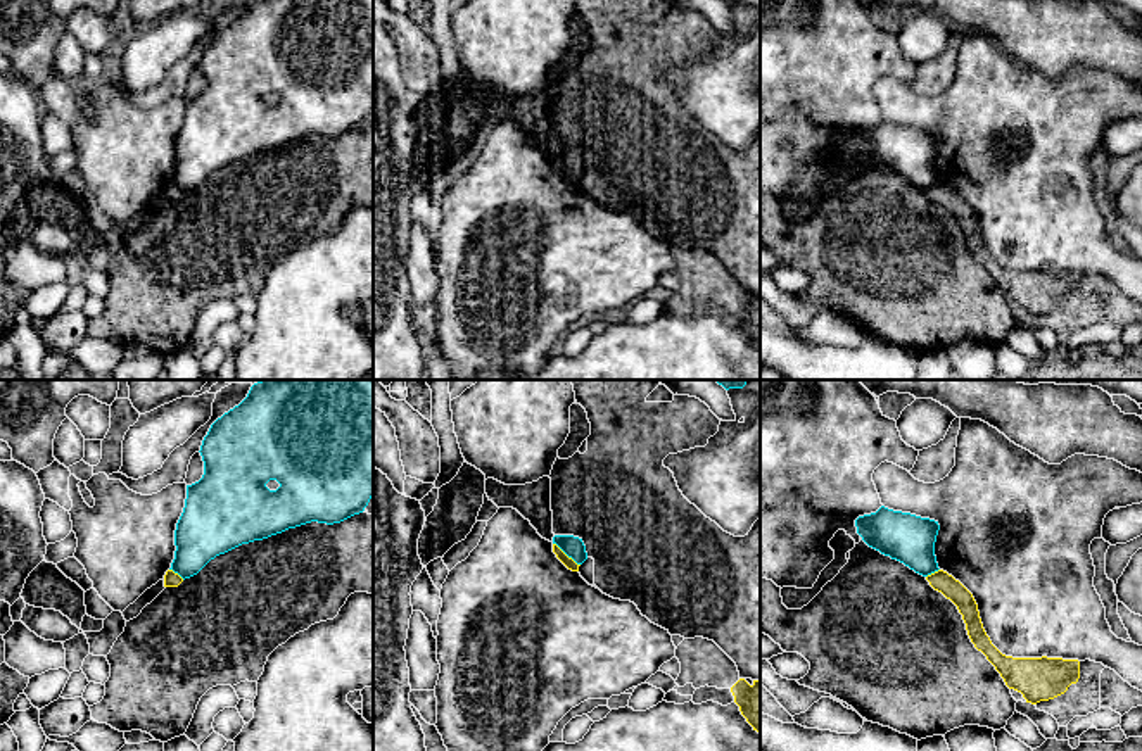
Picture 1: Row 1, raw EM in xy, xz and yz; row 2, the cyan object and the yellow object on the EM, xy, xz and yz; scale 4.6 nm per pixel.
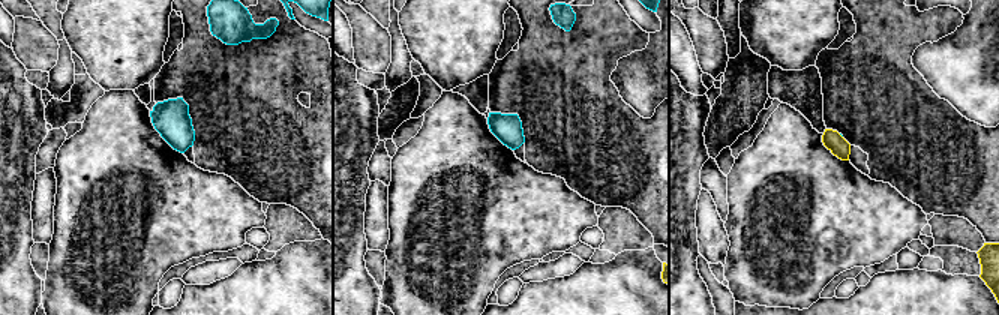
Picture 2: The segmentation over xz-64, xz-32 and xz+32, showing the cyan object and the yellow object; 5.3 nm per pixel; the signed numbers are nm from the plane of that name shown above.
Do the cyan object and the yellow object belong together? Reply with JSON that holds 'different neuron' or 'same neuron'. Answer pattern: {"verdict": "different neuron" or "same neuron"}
{"verdict": "different neuron"}

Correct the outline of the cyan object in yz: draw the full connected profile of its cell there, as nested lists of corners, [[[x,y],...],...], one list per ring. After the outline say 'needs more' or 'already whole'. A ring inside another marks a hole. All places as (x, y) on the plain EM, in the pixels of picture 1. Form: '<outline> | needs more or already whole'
[[[881,119],[876,126],[855,133],[862,154],[891,173],[928,190],[938,185],[935,155],[938,135]]] | already whole

